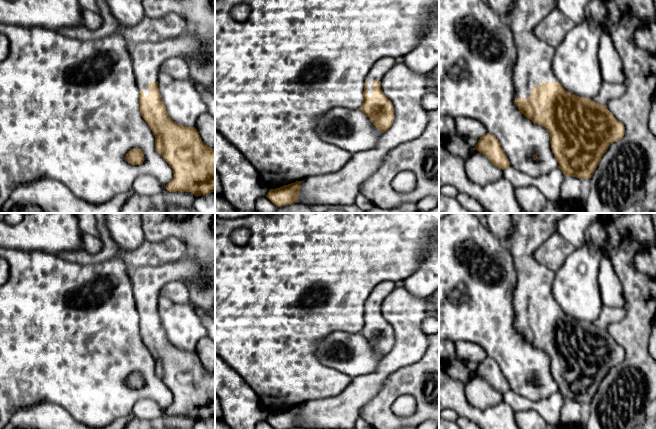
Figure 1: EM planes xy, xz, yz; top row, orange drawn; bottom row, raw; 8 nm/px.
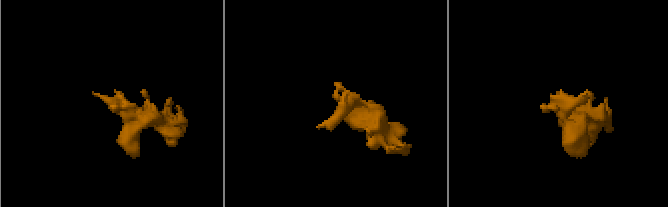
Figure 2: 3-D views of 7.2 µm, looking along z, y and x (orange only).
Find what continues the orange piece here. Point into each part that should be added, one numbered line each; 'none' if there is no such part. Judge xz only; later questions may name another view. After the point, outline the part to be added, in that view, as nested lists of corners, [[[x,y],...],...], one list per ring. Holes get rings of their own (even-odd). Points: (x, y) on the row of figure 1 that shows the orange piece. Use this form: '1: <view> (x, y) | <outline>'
1: xz (381, 67) | [[[383,57],[376,61],[369,70],[369,73],[365,79],[368,83],[368,96],[372,96],[372,82],[382,81],[384,75],[389,71],[390,67],[393,66],[393,58]]]

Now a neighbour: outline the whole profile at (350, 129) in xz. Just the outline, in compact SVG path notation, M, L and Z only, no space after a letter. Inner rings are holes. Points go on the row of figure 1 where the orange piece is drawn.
M335 107L316 120L317 136L349 152L372 149L383 135L360 109Z

